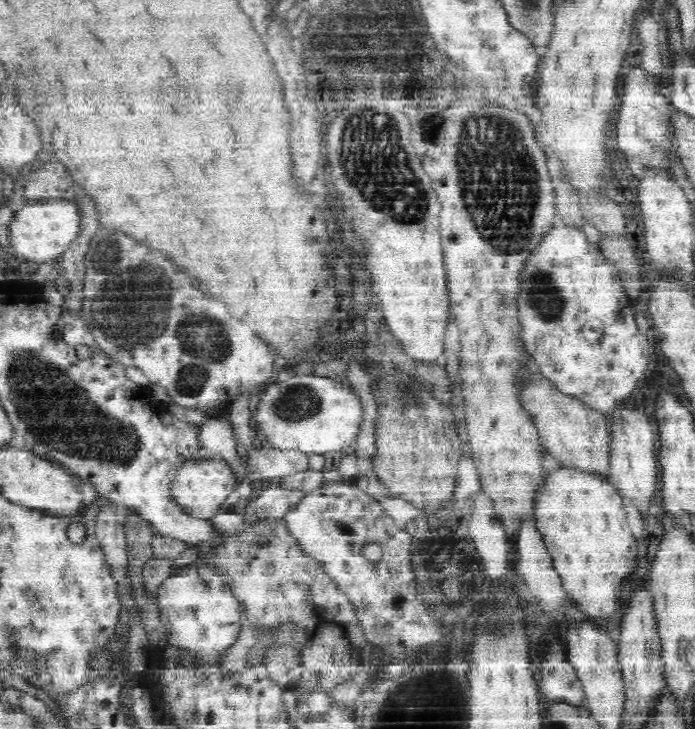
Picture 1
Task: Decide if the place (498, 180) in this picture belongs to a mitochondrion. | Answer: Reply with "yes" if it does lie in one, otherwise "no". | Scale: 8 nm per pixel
yes

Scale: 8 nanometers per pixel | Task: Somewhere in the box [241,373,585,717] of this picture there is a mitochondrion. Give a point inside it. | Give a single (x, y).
(444, 555)

